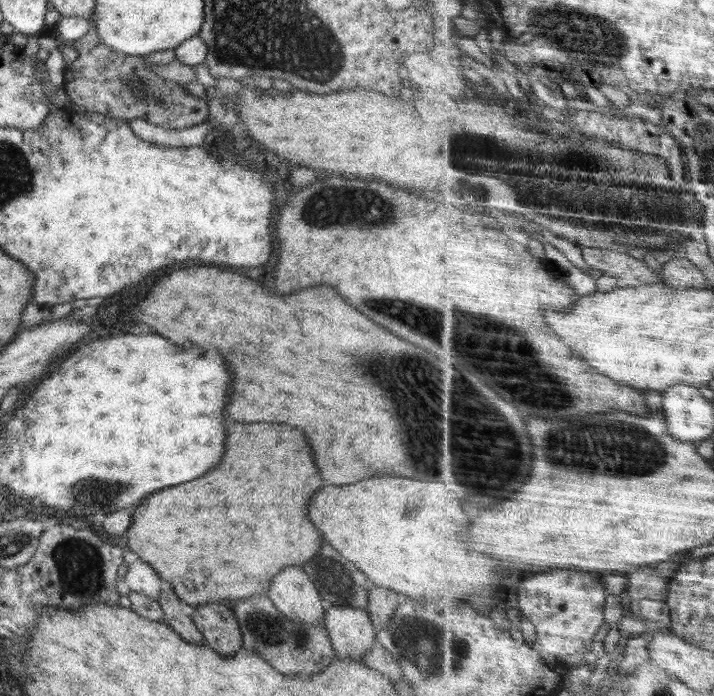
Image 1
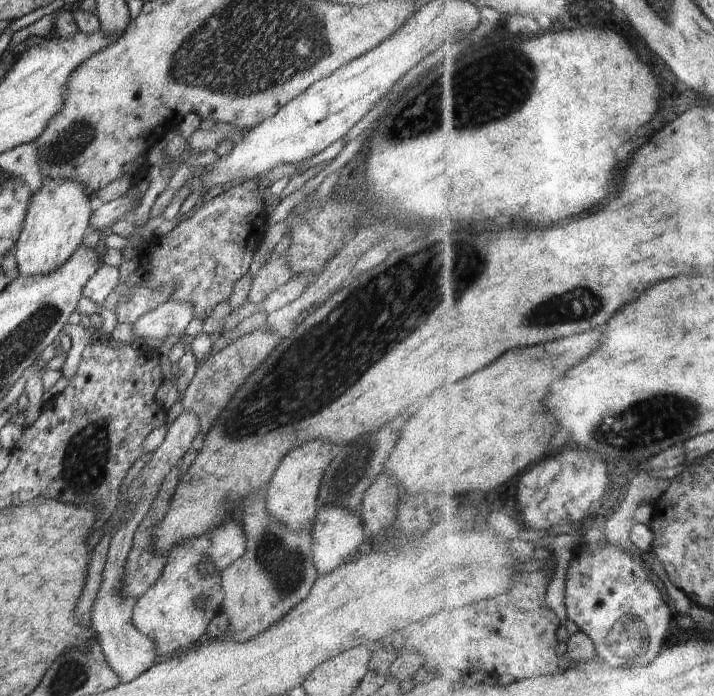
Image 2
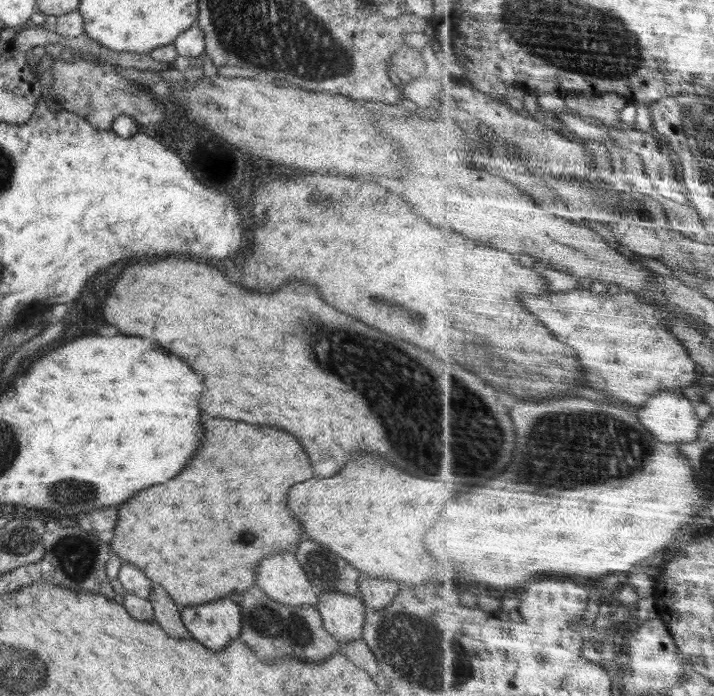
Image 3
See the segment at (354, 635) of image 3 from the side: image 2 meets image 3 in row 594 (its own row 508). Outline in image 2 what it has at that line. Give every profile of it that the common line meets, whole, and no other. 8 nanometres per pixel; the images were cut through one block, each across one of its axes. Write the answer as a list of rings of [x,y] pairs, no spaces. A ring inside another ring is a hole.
[[[319,504],[311,529],[311,553],[319,574],[328,574],[346,559],[356,556],[358,546],[367,536],[359,514],[342,505]]]

